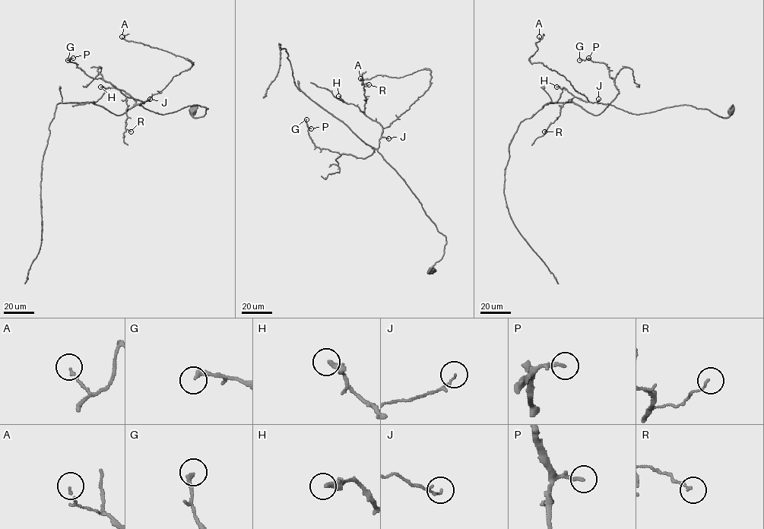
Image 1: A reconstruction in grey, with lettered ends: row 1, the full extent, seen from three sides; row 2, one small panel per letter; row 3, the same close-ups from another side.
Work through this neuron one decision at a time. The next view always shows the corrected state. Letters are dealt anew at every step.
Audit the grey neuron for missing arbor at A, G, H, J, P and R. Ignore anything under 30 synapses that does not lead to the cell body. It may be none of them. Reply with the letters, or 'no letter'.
no letter

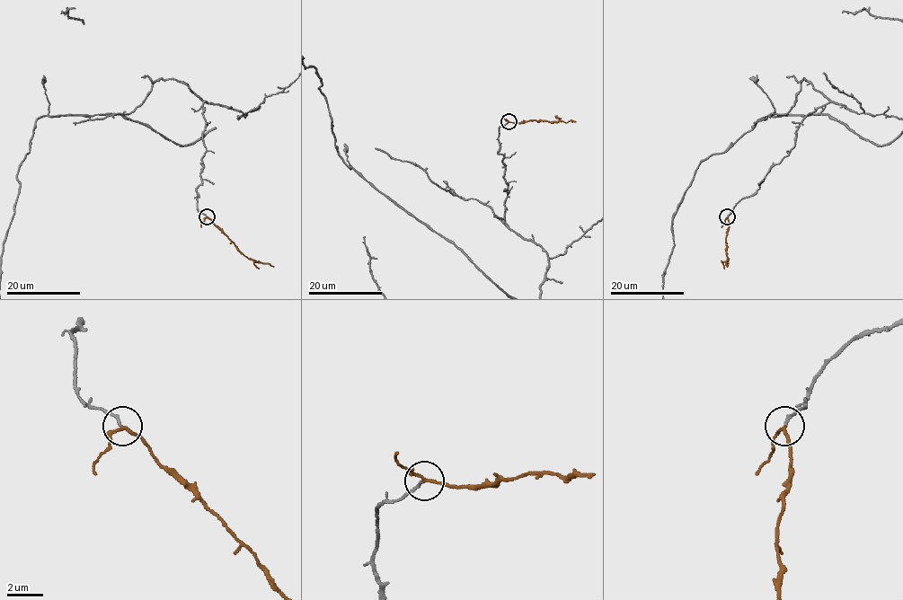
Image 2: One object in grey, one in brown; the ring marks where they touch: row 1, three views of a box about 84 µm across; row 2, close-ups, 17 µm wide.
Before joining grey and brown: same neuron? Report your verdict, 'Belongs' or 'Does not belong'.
Belongs

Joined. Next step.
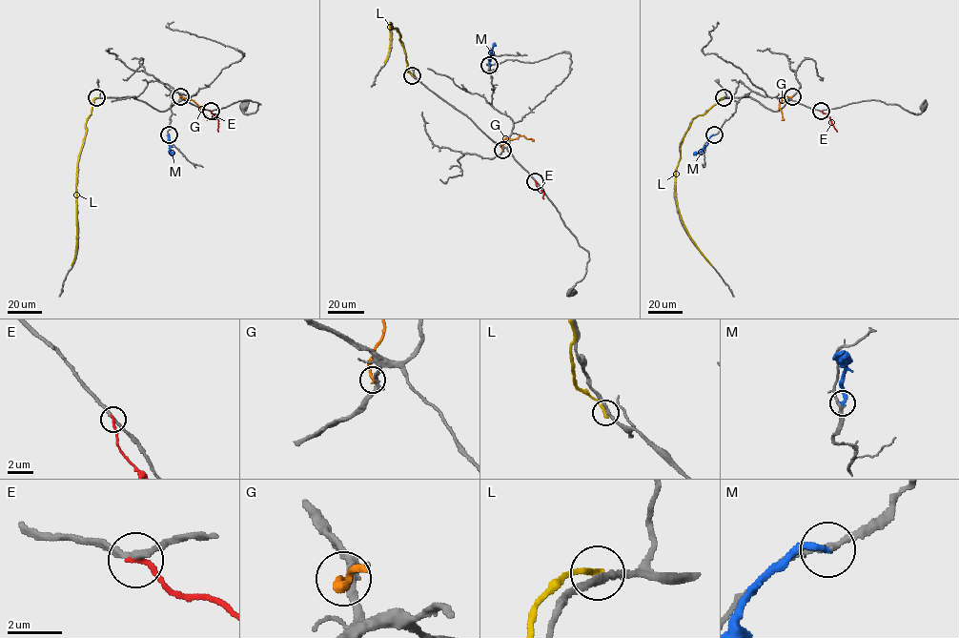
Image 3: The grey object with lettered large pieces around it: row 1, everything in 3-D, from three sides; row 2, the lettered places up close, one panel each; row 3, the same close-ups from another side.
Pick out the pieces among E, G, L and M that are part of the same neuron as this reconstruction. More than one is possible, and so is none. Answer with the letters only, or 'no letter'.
no letter

